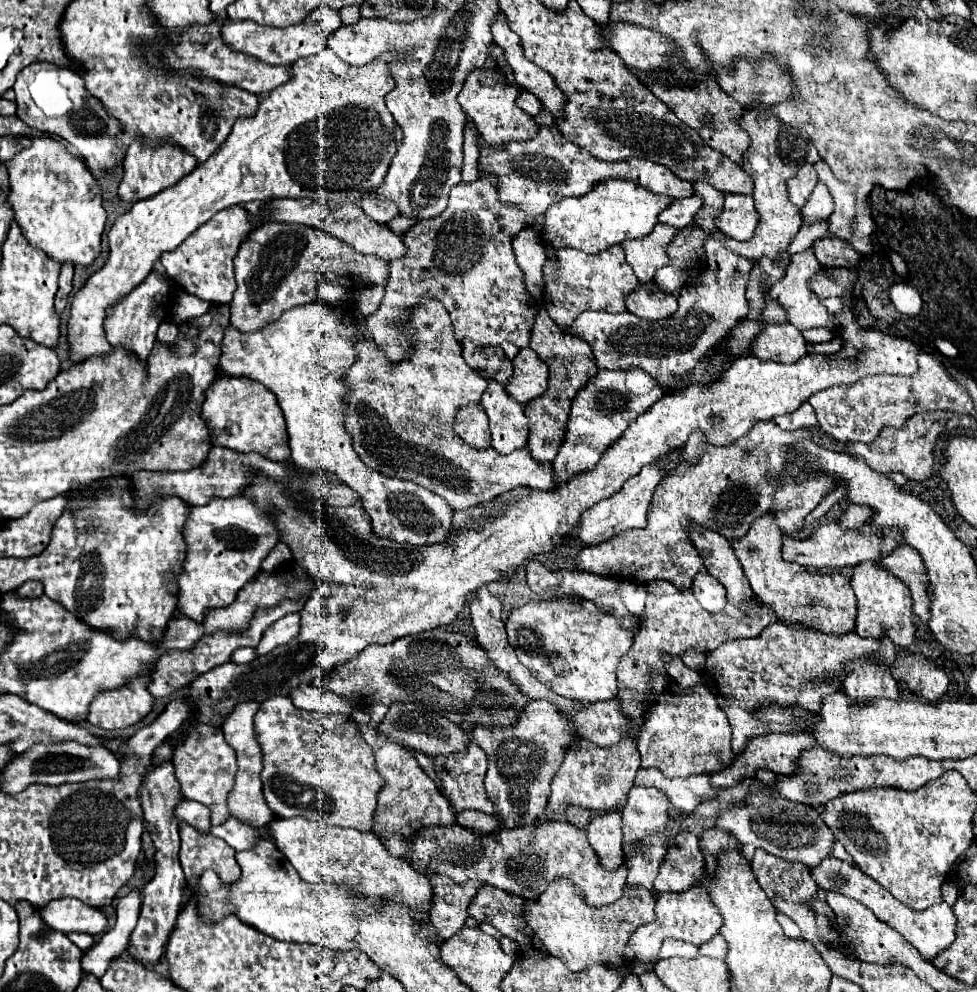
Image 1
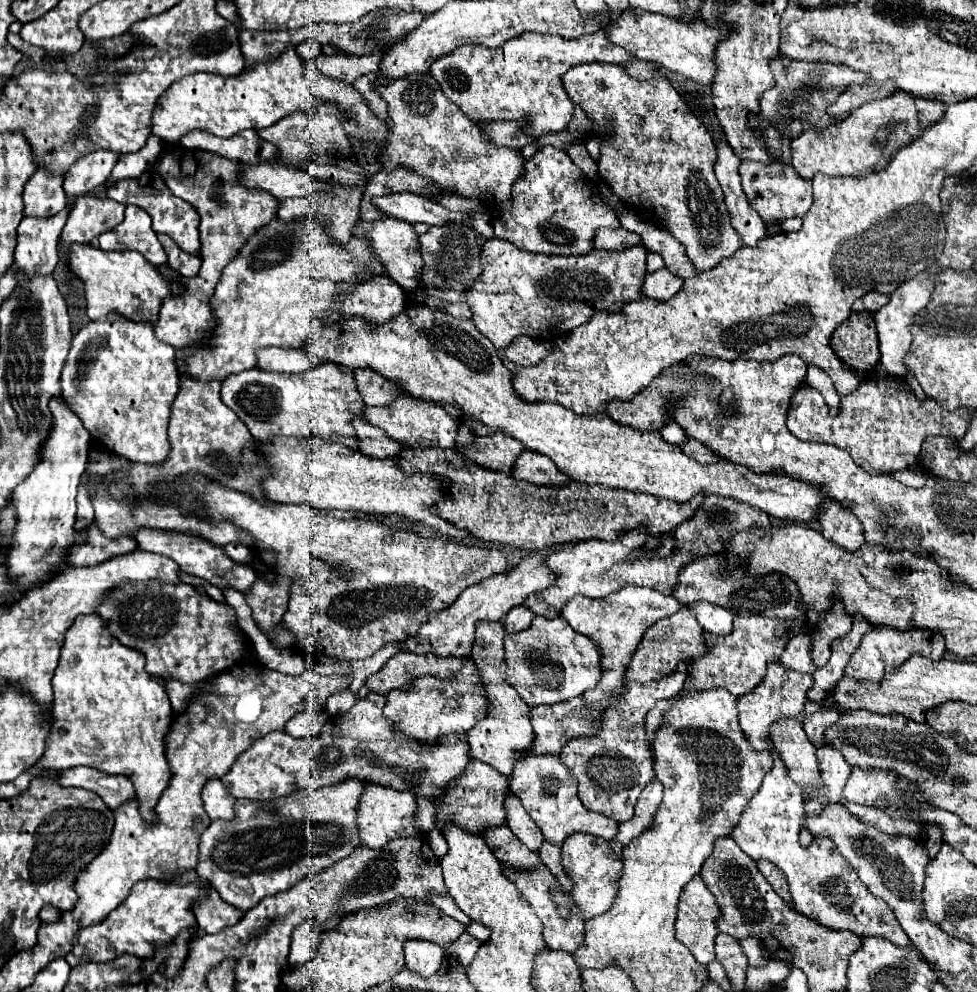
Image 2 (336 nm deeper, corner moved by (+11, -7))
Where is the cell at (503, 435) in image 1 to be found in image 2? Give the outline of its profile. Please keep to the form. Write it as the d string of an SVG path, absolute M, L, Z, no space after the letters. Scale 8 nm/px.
M529 451L519 455L517 467L513 467L513 477L535 483L535 485L549 485L549 487L553 485L561 487L571 481L569 475L561 473L549 457L541 453L529 453Z

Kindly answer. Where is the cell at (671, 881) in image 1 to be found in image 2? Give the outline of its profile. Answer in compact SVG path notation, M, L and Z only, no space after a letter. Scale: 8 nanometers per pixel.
M695 875L695 879L691 879L679 897L679 907L677 907L677 921L675 921L675 939L681 941L691 953L693 957L707 965L715 959L715 937L719 933L715 919L719 917L719 905L715 903L715 897L711 895L711 891L707 889L707 885L703 883L703 879L699 875Z

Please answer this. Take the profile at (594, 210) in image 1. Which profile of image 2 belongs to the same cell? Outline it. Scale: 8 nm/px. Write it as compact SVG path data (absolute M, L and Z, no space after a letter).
M543 147L539 149L523 169L521 179L513 187L511 199L497 205L491 223L495 229L497 239L507 239L509 243L517 245L519 249L531 251L531 253L543 253L543 255L585 255L591 251L591 239L595 235L595 229L599 227L619 227L617 215L607 209L595 195L595 183L569 159L565 151L559 151L555 147Z

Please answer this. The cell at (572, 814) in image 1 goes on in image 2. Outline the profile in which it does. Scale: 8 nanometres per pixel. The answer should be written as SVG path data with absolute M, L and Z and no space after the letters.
M529 755L527 759L523 759L523 763L519 763L519 767L515 767L509 783L511 791L521 799L525 811L539 825L541 833L549 843L557 843L561 847L563 841L573 833L589 833L595 837L613 839L619 831L613 819L607 819L605 815L583 807L577 797L575 777L561 763L559 755Z

